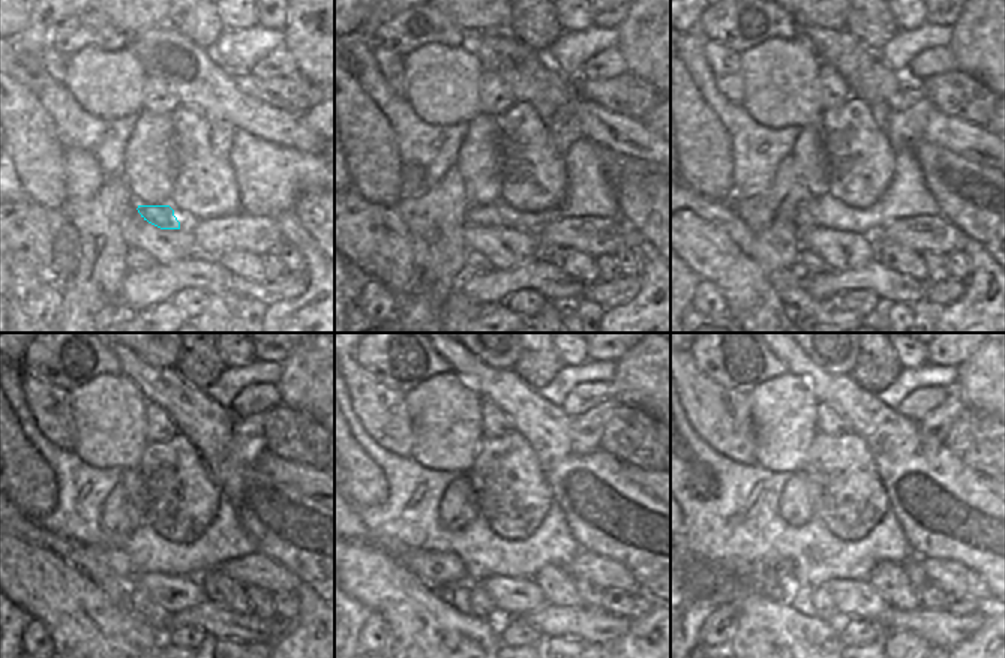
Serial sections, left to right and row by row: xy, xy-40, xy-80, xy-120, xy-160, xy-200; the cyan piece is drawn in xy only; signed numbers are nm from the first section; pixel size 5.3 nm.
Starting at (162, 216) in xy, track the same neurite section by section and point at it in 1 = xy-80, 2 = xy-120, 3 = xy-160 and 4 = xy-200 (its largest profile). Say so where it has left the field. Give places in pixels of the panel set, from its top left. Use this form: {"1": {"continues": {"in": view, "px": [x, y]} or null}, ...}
{"1": {"continues": {"in": "xy-80", "px": [803, 219]}}, "2": {"continues": {"in": "xy-120", "px": [98, 562]}}, "3": {"continues": {"in": "xy-160", "px": [437, 570]}}, "4": {"continues": {"in": "xy-200", "px": [779, 571]}}}

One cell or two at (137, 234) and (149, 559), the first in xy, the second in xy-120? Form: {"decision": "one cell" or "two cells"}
{"decision": "two cells"}

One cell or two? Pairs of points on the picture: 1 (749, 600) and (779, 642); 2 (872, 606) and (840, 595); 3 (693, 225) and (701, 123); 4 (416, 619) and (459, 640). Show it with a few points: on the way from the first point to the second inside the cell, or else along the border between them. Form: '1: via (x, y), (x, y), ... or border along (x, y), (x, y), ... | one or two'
1: via (755, 610), (768, 631) | one
2: via (864, 603), (848, 595) | one
3: border along (686, 186), (722, 203) | two
4: via (426, 630), (437, 640), (449, 640) | one

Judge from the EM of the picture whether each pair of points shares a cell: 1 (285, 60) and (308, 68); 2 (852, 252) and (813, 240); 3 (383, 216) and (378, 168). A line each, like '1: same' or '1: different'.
1: different
2: same
3: different

